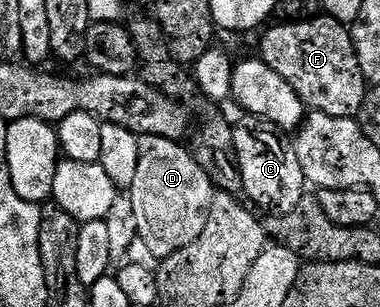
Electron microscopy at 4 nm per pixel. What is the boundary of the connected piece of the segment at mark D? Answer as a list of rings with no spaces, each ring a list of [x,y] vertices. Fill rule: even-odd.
[[[149,134],[140,138],[138,173],[130,191],[132,218],[136,221],[138,238],[157,260],[171,259],[202,236],[213,193],[211,176],[197,164],[195,153],[187,145]]]

